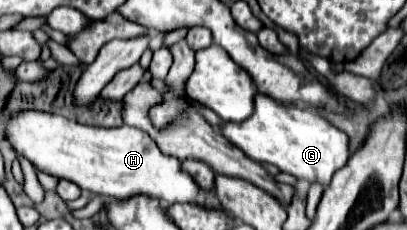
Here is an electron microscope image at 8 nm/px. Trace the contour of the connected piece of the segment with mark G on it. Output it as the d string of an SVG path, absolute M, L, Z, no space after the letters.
M258 95L254 99L254 115L242 123L222 123L220 133L254 161L272 163L282 173L294 175L298 181L320 183L322 187L330 185L334 171L342 169L350 159L348 135L314 111L278 107L268 95Z

